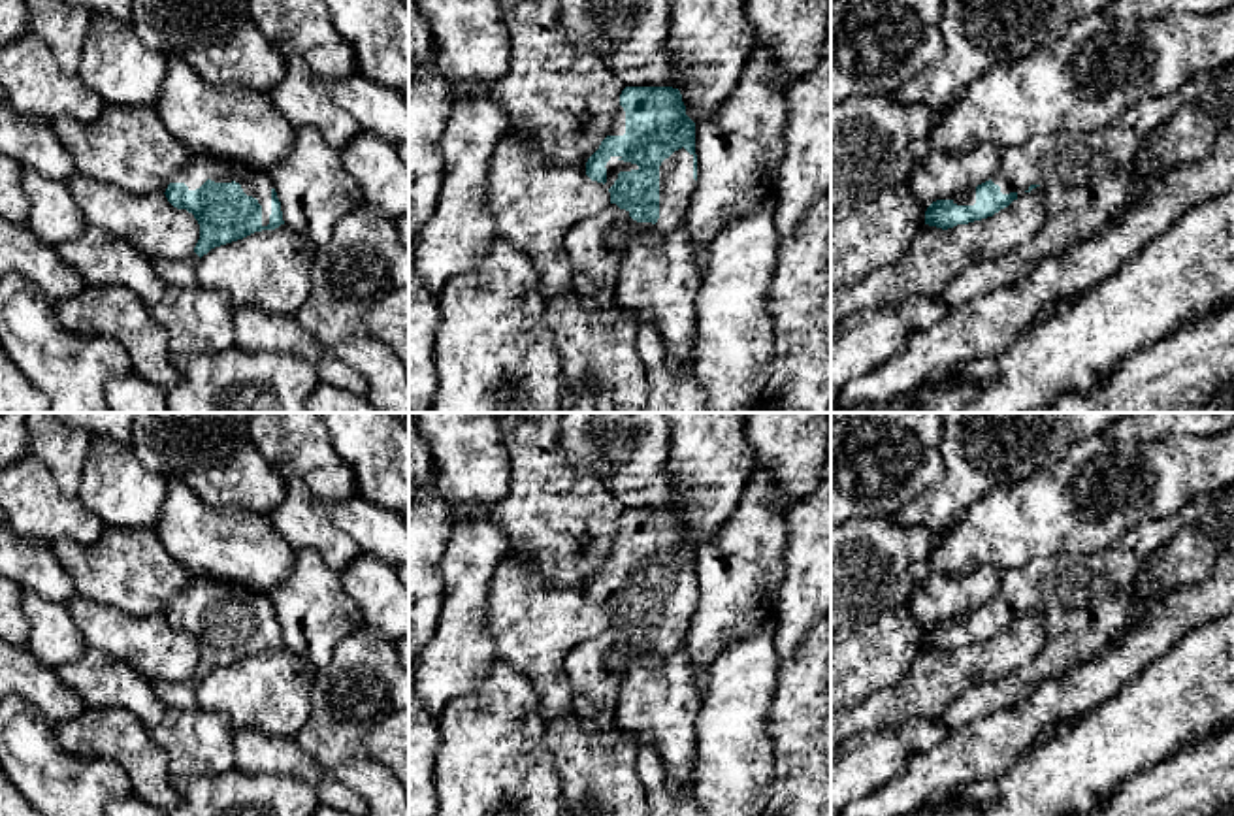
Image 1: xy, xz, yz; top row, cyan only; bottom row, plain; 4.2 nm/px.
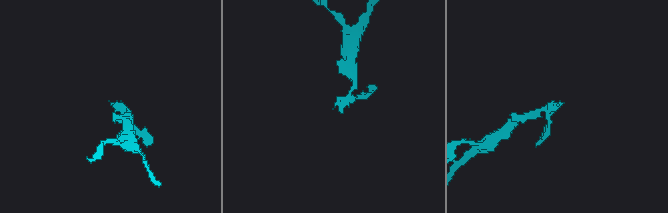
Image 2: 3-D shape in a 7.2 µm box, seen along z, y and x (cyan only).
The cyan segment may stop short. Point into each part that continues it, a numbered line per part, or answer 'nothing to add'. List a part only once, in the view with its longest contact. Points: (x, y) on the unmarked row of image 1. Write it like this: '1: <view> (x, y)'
1: xz (596, 668)

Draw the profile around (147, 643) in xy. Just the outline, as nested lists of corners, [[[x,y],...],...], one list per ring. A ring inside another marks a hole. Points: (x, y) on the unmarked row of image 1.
[[[77,592],[66,603],[89,648],[126,661],[149,682],[192,677],[200,646],[187,631],[173,629],[164,614],[134,616]]]

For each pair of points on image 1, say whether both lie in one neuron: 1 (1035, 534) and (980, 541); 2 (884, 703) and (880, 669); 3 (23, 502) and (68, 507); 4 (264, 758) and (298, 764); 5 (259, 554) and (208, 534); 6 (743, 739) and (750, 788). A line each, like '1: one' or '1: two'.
1: one
2: two
3: one
4: one
5: one
6: one

